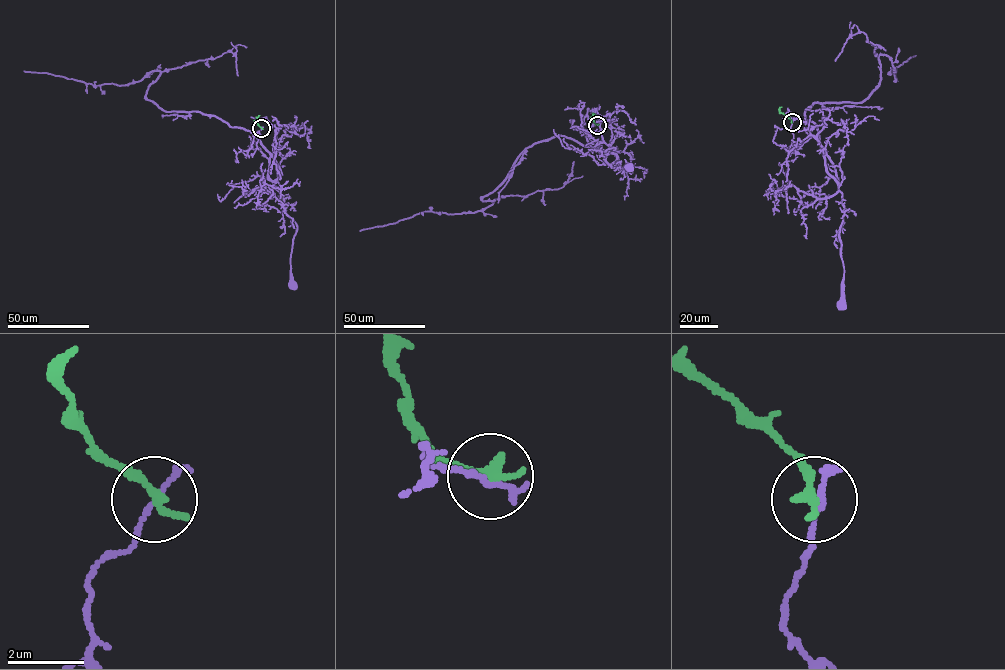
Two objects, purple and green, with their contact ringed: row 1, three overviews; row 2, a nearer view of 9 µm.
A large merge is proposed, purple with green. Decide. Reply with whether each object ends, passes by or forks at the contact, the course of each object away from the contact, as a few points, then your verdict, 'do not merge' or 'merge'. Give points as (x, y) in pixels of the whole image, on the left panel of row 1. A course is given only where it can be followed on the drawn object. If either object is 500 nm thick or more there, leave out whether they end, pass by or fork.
purple forks; green ends; course purple (261, 128), (257, 147), (250, 147), (254, 141), (268, 160), (268, 177), (297, 226), (290, 260), (293, 283); course green (261, 128), (257, 119), (259, 115); do not merge

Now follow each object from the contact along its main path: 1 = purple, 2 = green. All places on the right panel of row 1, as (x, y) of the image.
1: (792, 122), (793, 146), (814, 137), (834, 167), (842, 193), (844, 215), (839, 232), (843, 275), (841, 303)
2: (792, 122), (779, 111), (781, 107)

